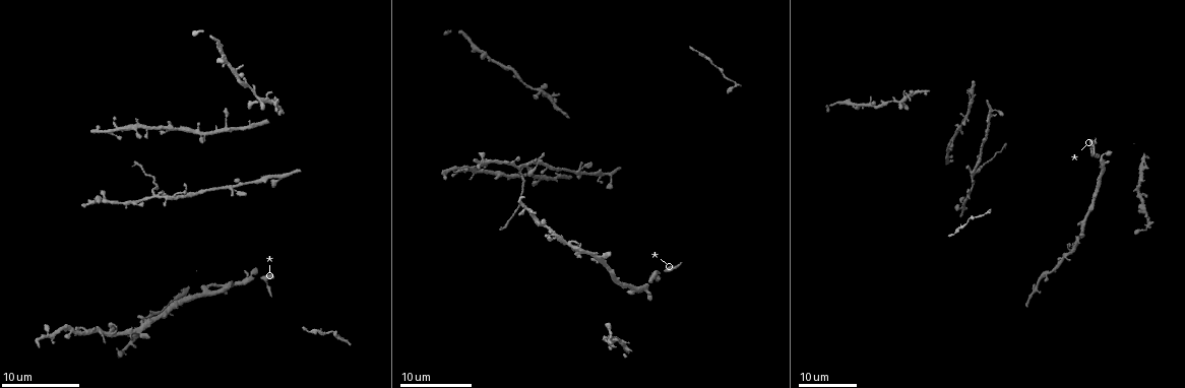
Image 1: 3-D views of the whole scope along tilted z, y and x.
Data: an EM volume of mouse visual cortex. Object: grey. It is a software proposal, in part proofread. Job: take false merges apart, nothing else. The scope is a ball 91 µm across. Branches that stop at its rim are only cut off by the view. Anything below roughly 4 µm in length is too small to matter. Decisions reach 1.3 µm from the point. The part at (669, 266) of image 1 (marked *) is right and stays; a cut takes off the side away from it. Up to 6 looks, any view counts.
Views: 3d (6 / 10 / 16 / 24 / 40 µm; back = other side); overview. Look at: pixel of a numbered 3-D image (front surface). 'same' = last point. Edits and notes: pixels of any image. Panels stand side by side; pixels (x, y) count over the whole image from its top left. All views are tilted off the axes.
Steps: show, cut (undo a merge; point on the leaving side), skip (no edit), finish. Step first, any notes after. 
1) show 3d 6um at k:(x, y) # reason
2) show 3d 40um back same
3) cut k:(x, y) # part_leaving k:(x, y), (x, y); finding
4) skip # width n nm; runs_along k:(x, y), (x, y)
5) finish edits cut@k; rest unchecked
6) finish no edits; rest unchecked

show 3d 24um at 1:(547, 226) # narrows sharply

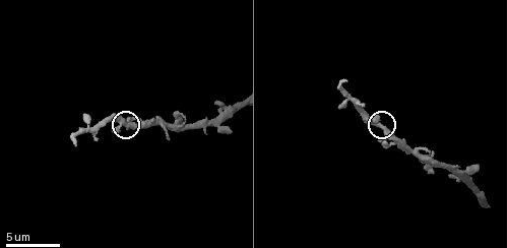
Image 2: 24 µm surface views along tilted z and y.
show 3d 10um at 2:(127, 125)

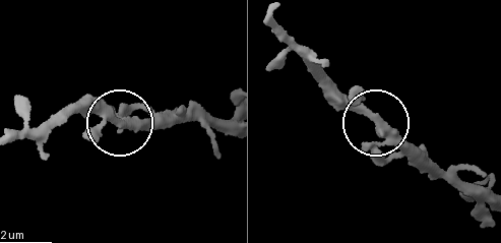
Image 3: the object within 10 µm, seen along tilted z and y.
skip # runs_along 3:(485, 194), (414, 165), (361, 111), (322, 94); one neuron here

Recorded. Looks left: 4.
show 3d 16um at 1:(155, 194) # two arms at a narrow angle

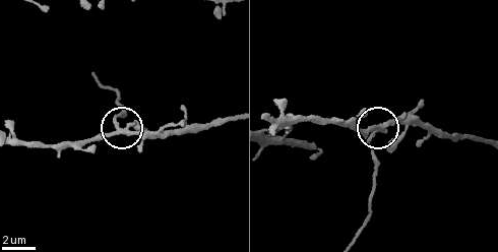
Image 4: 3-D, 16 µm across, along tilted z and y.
show 3d 10um at 4:(377, 130) # closer look

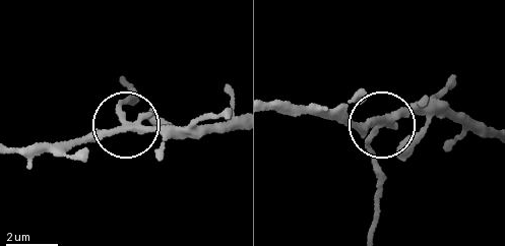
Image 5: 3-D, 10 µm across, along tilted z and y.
show 3d 10um back at 5:(124, 125)

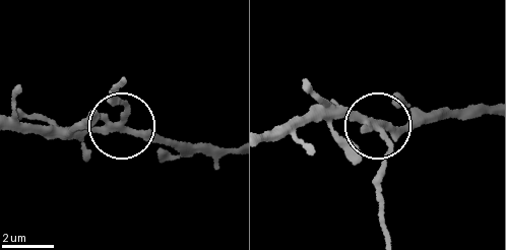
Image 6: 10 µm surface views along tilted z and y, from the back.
skip # arms 5; runs_along 6:(266, 138), (343, 114), (378, 122), (389, 145), (378, 191); one neuron here

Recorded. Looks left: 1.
finish no edits; rest unchecked

